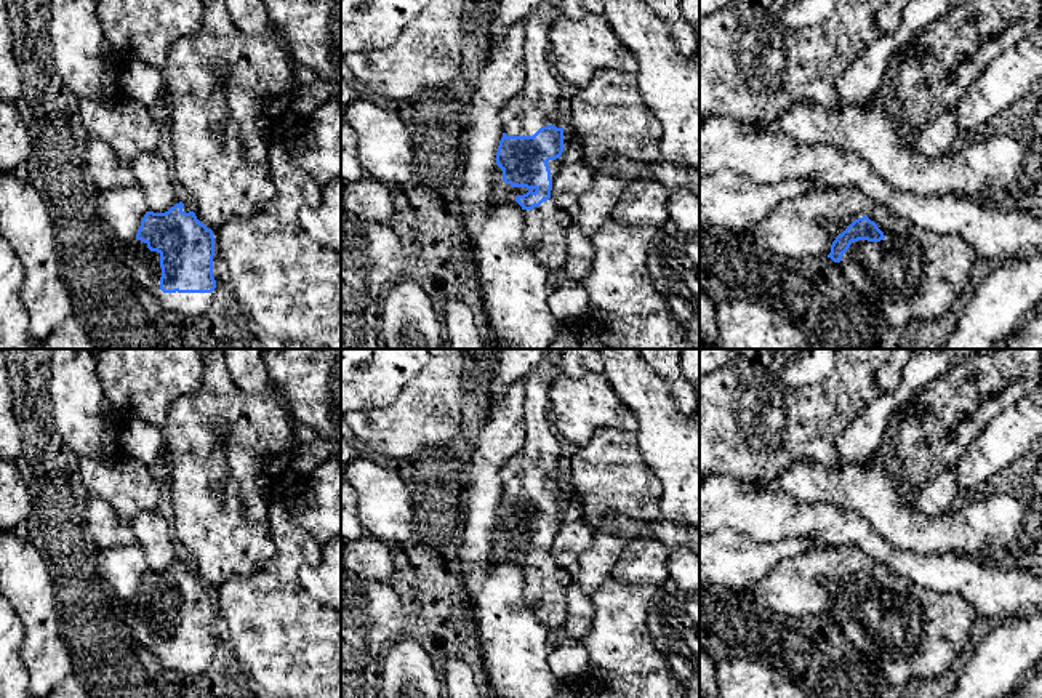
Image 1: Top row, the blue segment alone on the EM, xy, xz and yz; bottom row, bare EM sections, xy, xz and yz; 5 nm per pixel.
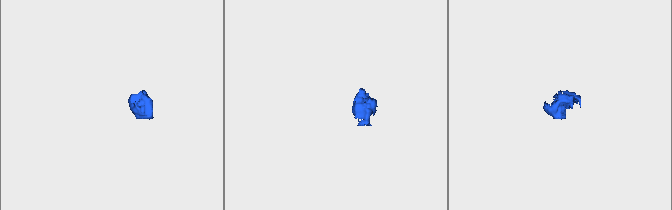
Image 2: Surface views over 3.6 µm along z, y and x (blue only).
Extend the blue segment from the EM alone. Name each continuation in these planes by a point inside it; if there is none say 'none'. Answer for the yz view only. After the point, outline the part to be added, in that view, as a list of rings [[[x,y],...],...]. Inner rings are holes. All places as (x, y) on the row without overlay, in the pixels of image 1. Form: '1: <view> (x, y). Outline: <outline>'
1: yz (914, 634). Outline: [[[898,576],[876,583],[885,597],[852,600],[836,624],[879,663],[885,684],[900,693],[912,680],[956,671],[972,648],[980,615],[975,605],[960,594],[938,594]]]

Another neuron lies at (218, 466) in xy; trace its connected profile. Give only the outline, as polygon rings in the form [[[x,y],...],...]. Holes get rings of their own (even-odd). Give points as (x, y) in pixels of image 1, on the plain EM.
[[[216,450],[210,458],[210,487],[218,499],[224,498],[224,485],[229,474],[222,450]]]

